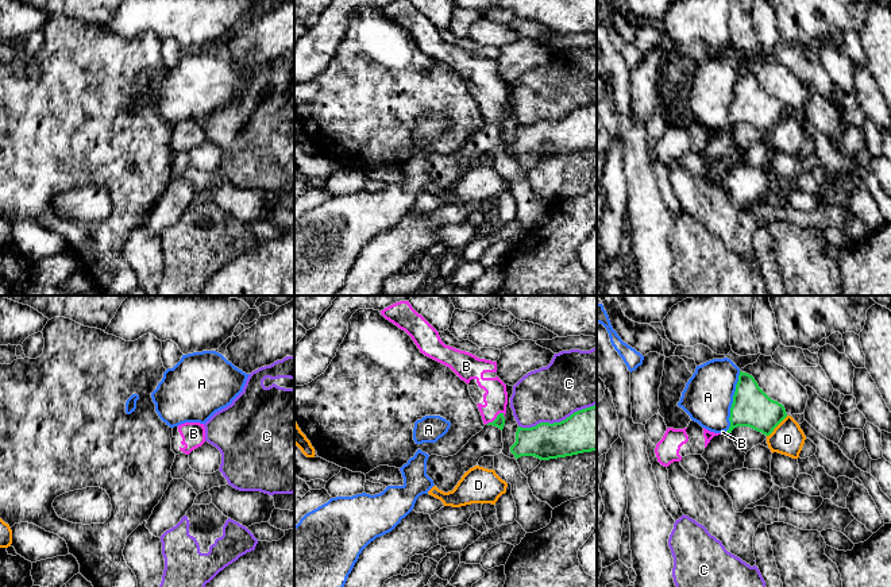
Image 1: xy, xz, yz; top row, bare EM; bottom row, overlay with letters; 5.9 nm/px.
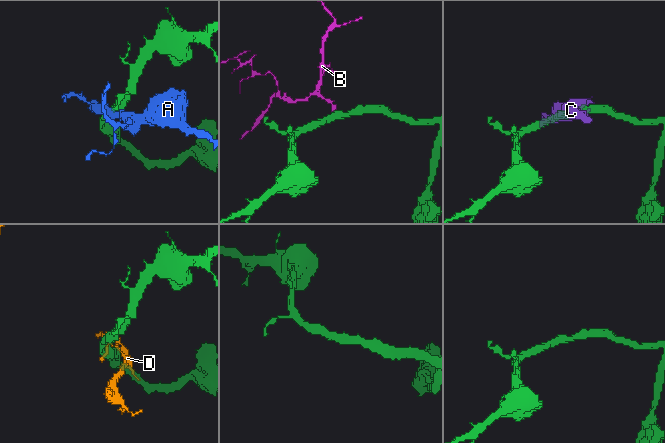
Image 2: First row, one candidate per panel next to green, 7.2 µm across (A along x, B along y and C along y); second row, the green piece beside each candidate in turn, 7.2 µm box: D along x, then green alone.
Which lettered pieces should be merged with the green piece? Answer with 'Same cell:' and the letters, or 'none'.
Same cell: B

